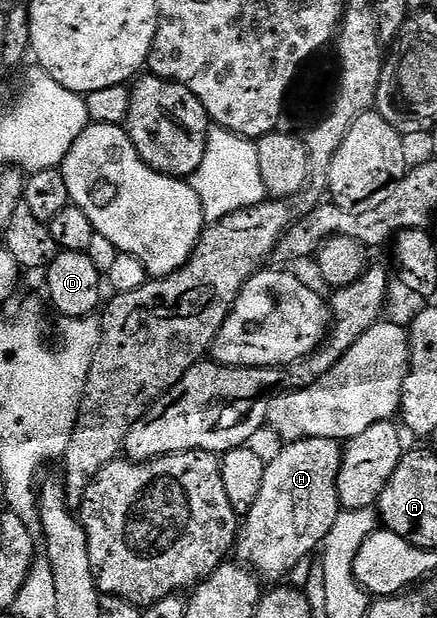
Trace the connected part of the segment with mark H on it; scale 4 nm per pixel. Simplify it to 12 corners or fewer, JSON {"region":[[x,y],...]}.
{"region":[[305,437],[270,457],[236,535],[283,544],[288,571],[340,516],[342,445]]}

